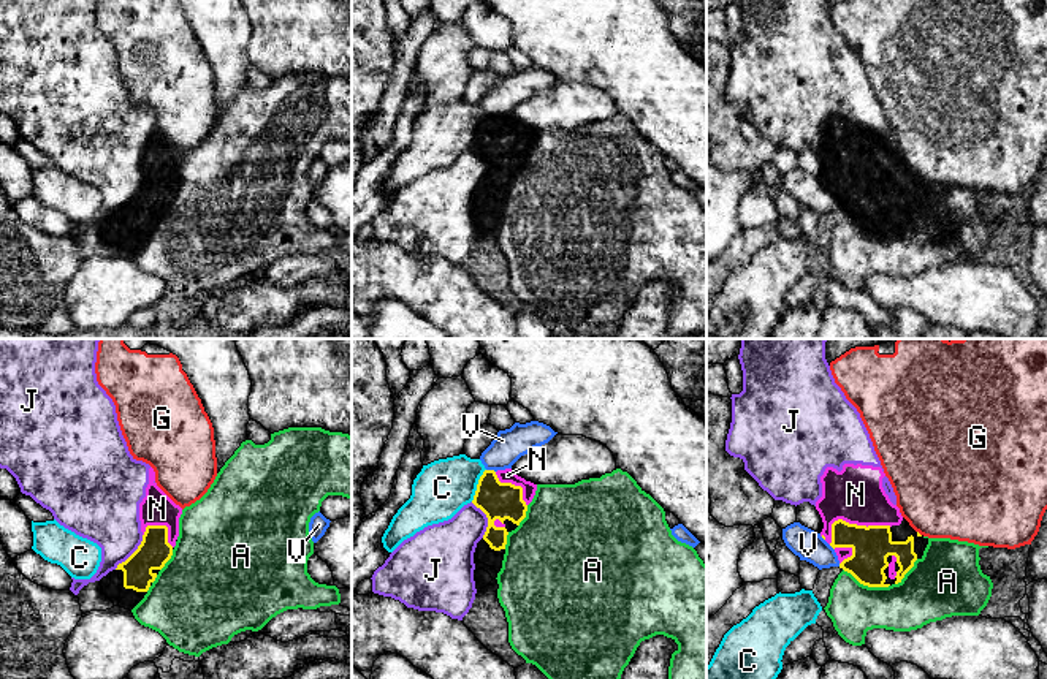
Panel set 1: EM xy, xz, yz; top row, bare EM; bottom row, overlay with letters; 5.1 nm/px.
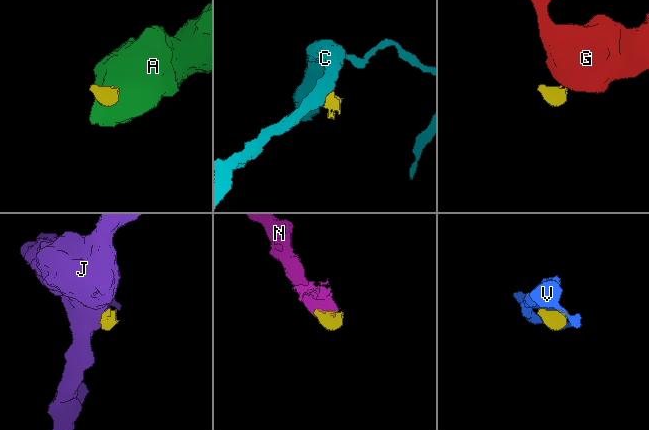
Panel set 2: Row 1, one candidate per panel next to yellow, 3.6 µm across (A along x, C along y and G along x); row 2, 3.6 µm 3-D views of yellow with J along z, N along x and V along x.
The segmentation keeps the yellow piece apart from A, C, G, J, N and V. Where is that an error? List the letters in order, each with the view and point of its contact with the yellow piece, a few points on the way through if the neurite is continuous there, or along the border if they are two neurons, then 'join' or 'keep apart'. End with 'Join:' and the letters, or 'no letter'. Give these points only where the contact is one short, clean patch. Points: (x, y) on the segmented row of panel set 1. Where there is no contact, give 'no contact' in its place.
A: meets yellow in yz at (867, 584); border along yz (843, 568), (864, 584), (889, 586); keep apart
C: meets yellow in xz at (477, 485); border along xz (485, 469), (471, 500); keep apart
G: meets yellow in yz at (919, 534); border along yz (917, 531), (921, 535); keep apart
J: meets yellow in xy at (133, 553); border along xy (143, 535), (138, 546), (114, 568); keep apart
N: meets yellow in yz at (851, 524); join
V: meets yellow in xz at (491, 470); border along xz (487, 469), (494, 472); keep apart
Join: N

